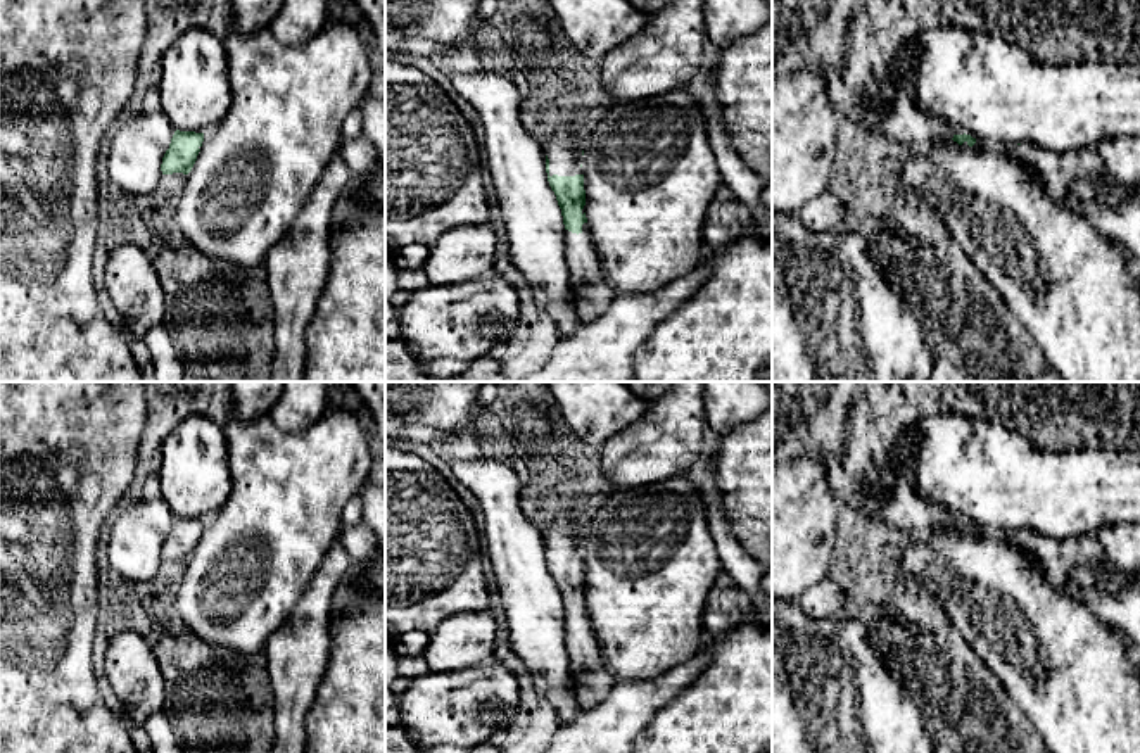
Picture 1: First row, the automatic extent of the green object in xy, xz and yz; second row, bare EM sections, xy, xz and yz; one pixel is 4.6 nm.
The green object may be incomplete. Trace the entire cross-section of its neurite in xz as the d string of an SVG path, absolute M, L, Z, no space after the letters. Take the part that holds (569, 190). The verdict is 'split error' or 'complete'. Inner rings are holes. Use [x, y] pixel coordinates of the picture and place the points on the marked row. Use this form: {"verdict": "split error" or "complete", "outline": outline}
{"verdict": "split error", "outline": "M568 133L556 135L546 152L546 173L563 216L565 259L579 294L577 313L584 323L591 323L610 307L617 292L605 280L584 212L584 147L575 147Z"}

